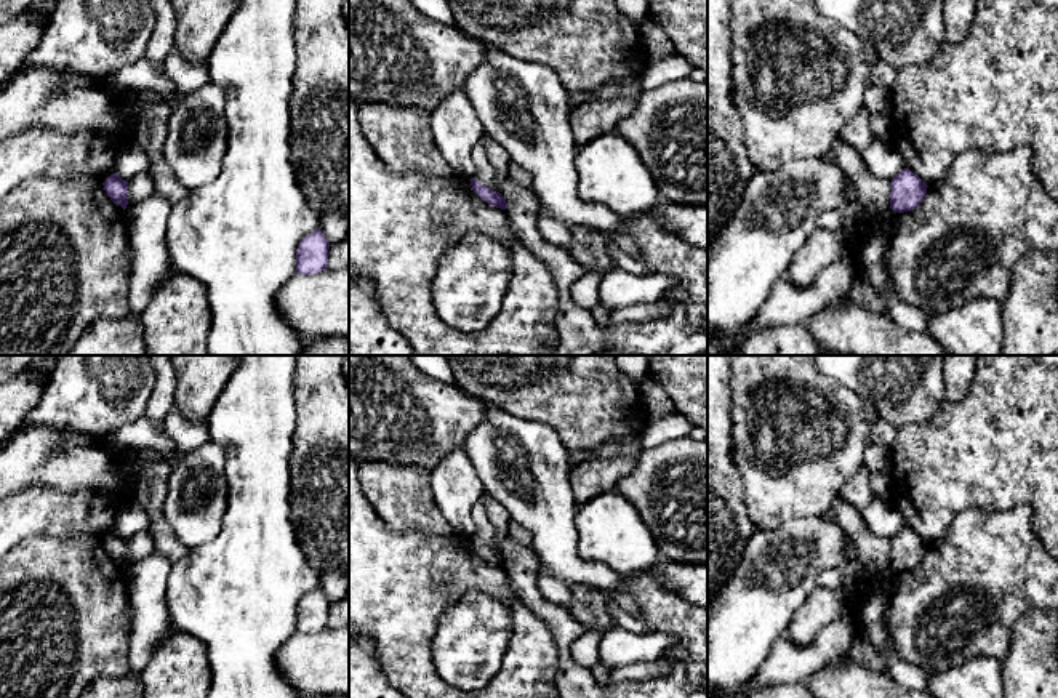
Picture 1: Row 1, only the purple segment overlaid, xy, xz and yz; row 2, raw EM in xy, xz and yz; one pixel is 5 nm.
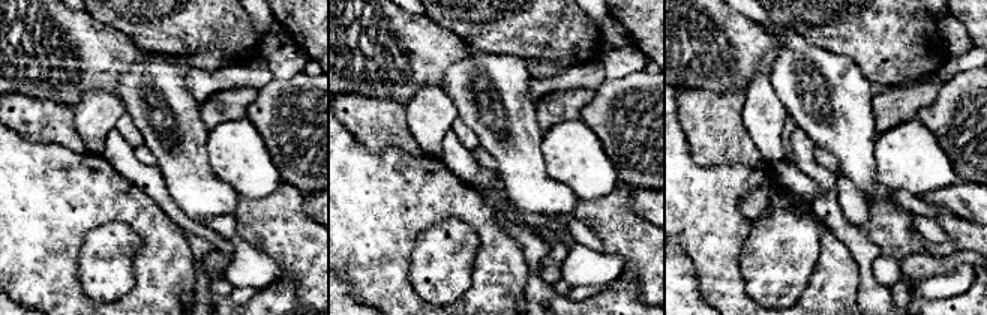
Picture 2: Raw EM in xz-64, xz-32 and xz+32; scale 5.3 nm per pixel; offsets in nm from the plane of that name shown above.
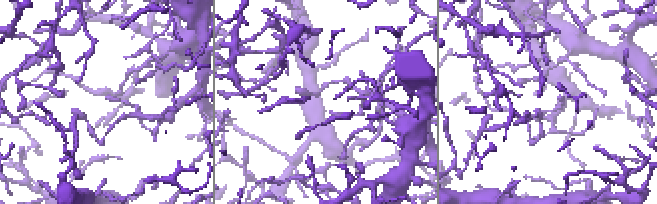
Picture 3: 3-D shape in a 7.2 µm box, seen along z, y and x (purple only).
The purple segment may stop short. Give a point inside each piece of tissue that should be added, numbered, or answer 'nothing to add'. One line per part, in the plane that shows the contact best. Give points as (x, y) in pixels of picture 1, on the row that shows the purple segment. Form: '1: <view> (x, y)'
nothing to add

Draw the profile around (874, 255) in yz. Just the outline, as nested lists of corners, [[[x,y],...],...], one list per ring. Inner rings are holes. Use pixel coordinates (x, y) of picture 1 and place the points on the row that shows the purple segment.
[[[888,207],[872,218],[869,237],[855,251],[853,271],[858,263],[863,266],[863,279],[884,293],[888,304],[888,315],[898,325],[914,331],[925,331],[928,330],[930,315],[901,301],[890,275],[890,247],[898,224],[898,215],[898,211]]]

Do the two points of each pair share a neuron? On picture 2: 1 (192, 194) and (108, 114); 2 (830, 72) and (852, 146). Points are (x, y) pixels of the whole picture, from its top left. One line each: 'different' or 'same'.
1: different
2: same

